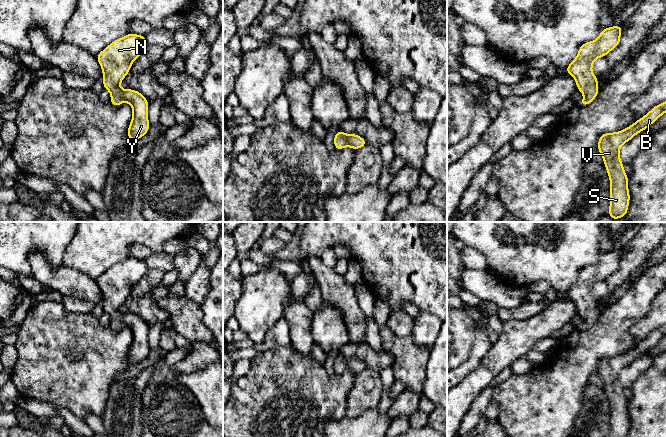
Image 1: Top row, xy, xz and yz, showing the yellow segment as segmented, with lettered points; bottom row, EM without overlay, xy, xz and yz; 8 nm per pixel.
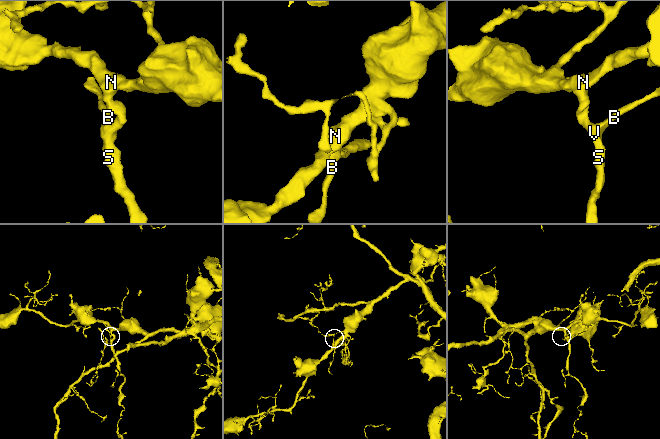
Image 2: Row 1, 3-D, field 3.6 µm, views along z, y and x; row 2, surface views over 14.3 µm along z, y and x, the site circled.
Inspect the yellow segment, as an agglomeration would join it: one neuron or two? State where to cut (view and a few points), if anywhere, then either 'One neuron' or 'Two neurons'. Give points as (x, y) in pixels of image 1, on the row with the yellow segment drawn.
No split. One neuron

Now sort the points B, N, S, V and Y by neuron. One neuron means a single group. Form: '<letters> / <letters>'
B N S V Y

